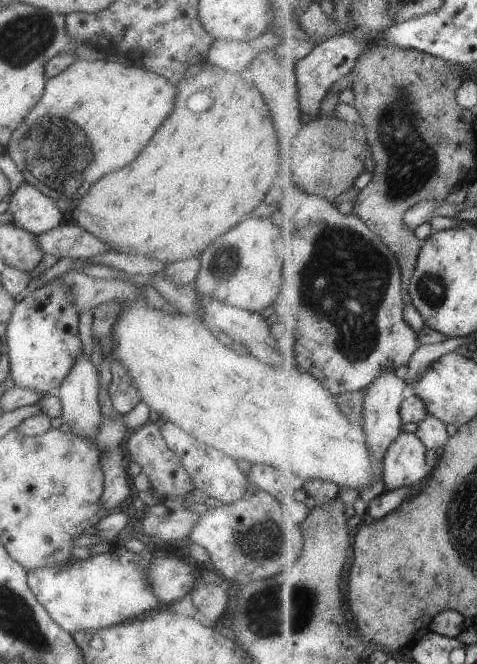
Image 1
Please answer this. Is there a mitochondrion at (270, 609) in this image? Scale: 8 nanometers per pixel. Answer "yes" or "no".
yes

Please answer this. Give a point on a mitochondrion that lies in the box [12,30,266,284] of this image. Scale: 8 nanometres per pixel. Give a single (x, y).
(59, 150)

